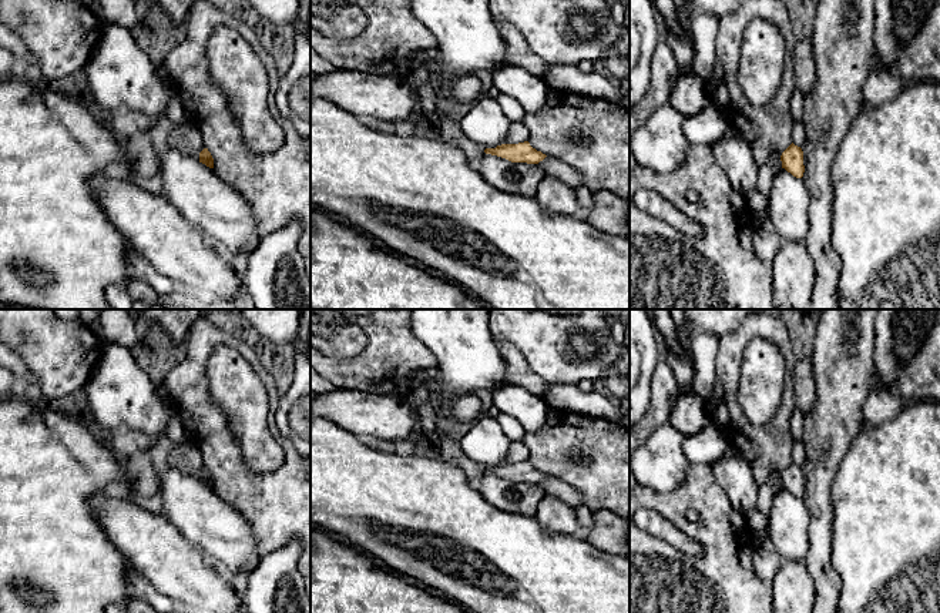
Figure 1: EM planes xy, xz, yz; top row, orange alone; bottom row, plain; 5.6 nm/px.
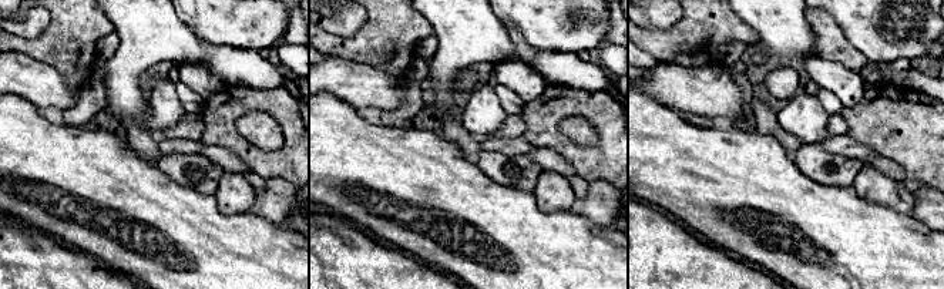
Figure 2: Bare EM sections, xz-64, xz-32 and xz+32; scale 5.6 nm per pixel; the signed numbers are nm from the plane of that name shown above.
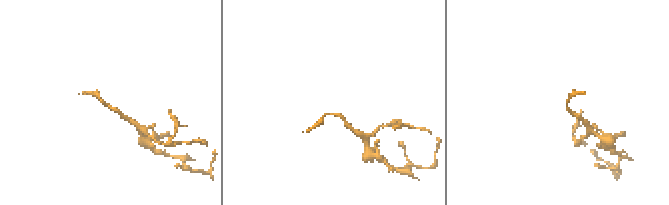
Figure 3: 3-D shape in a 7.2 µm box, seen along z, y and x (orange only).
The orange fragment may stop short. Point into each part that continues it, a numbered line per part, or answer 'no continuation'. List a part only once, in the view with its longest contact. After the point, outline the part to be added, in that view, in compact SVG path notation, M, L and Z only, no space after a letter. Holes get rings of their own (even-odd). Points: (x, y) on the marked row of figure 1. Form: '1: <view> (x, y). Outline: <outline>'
no continuation

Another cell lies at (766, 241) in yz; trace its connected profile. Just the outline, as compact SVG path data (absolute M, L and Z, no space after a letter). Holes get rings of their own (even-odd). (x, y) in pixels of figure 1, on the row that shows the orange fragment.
M766 222L753 230L752 239L756 255L771 268L782 244L780 235L775 231L771 222Z

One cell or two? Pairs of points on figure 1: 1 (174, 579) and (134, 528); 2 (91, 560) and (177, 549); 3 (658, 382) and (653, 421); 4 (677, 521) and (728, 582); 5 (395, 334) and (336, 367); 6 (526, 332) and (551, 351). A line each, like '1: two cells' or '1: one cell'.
1: one cell
2: two cells
3: one cell
4: one cell
5: one cell
6: one cell

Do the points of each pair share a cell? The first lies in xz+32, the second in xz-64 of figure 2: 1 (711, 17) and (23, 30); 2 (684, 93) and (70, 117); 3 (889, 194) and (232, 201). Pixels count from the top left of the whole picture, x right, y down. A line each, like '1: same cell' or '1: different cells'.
1: different cells
2: different cells
3: same cell

